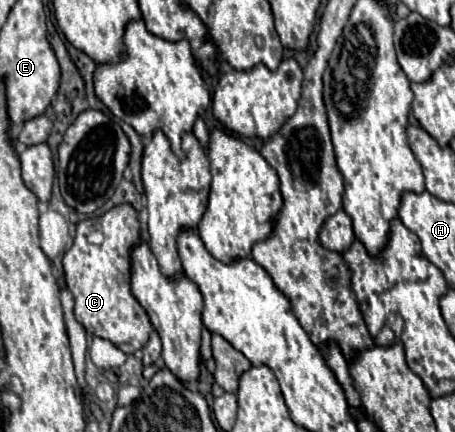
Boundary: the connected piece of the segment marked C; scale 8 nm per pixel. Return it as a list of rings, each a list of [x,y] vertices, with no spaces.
[[[130,204],[114,206],[102,216],[76,226],[72,248],[64,254],[66,286],[74,294],[74,316],[88,334],[110,340],[126,354],[142,350],[152,332],[146,310],[130,292],[130,248],[140,240],[138,214]]]

